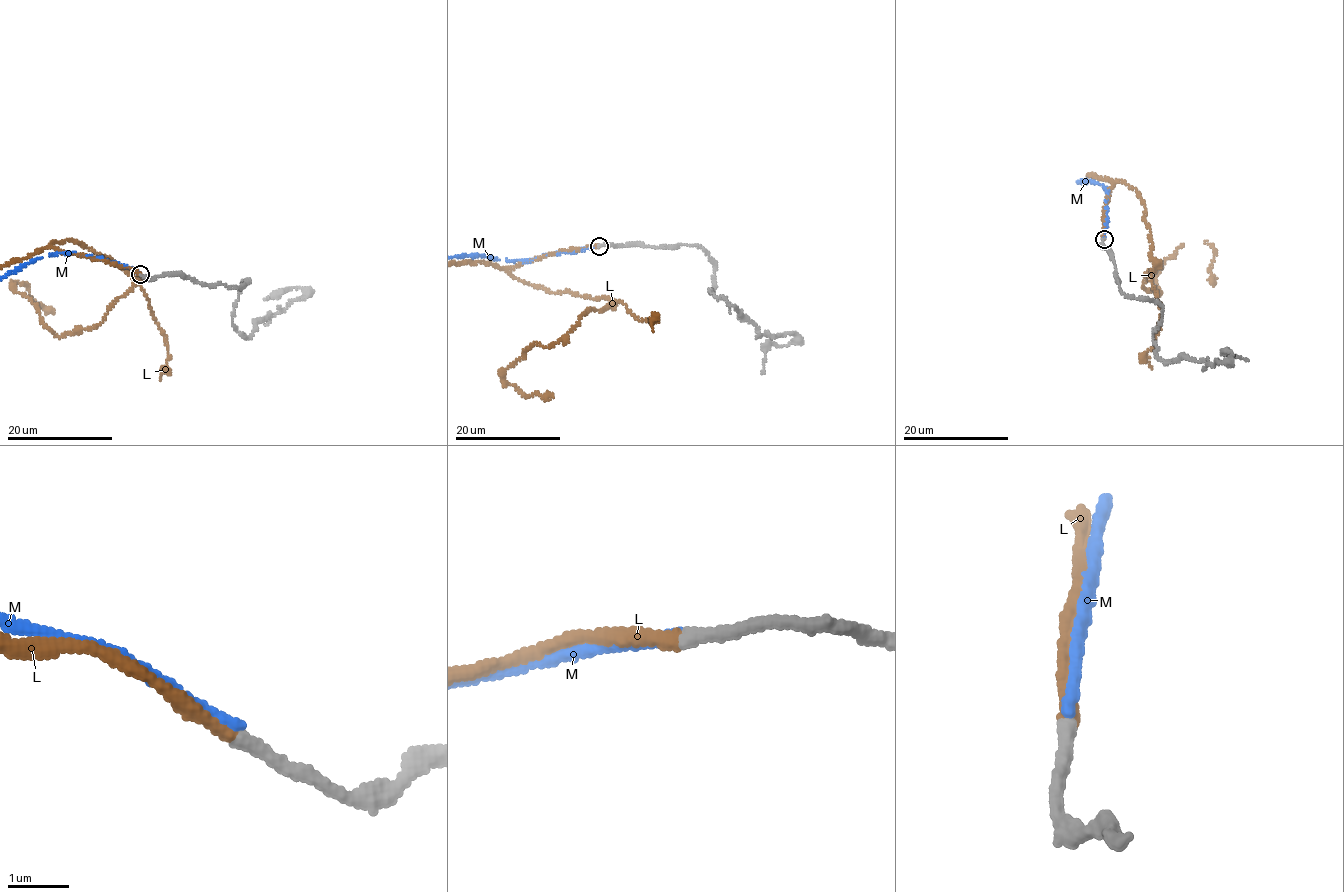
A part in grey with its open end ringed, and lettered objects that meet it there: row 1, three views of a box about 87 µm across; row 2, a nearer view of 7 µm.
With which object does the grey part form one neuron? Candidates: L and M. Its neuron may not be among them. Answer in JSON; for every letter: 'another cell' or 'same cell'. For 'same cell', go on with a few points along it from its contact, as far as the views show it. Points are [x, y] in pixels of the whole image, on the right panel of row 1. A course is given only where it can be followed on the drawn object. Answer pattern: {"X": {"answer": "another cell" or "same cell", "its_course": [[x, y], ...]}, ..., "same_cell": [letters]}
{"L": {"answer": "same cell"}, "M": {"answer": "another cell"}, "same_cell": ["L"]}

